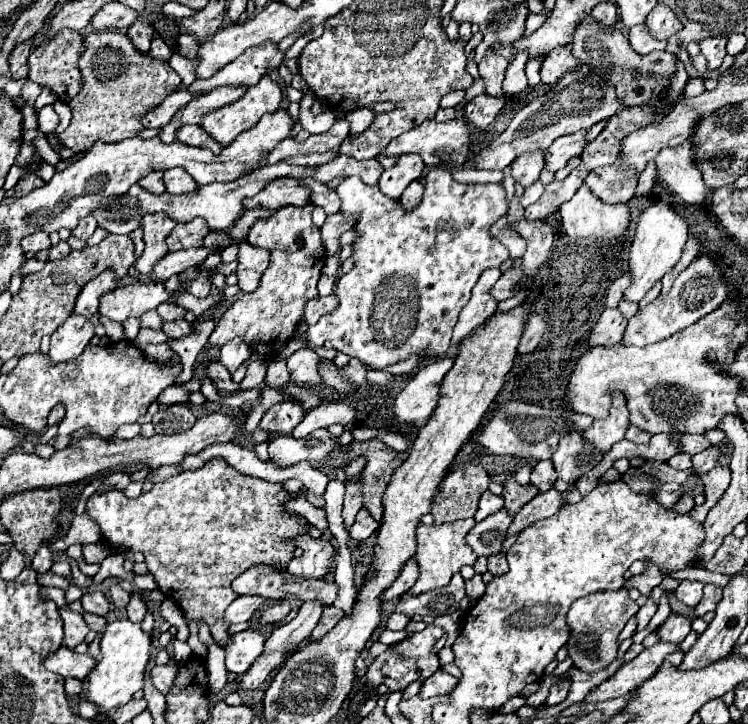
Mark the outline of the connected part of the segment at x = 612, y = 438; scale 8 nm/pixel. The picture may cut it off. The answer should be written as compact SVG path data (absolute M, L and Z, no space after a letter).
M615 394L609 416L605 420L595 420L593 426L585 430L585 440L597 452L607 452L615 442L625 438L627 428L629 428L629 412L625 406L625 398Z

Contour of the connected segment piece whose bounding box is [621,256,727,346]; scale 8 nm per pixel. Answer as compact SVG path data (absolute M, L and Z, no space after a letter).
M701 256L701 258L693 260L687 266L687 270L681 272L681 276L673 282L673 290L665 298L657 298L645 310L637 312L629 320L621 344L627 344L627 346L649 346L653 342L661 342L667 336L687 328L689 324L695 324L699 318L703 318L705 314L713 312L715 308L719 308L721 302L725 300L725 296L727 296L725 280L721 278L721 274L713 266L713 262L707 256Z

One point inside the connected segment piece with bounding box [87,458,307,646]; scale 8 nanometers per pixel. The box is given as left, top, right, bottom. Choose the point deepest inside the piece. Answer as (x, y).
(199, 530)

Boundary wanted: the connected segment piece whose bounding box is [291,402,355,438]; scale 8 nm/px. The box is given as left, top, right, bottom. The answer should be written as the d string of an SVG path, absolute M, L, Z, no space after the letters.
M345 402L321 404L319 408L311 408L311 410L305 412L303 420L295 428L295 432L291 432L291 436L293 438L303 438L303 436L307 436L313 430L327 428L331 424L343 424L343 426L347 426L353 418L355 418L355 408L351 408Z

